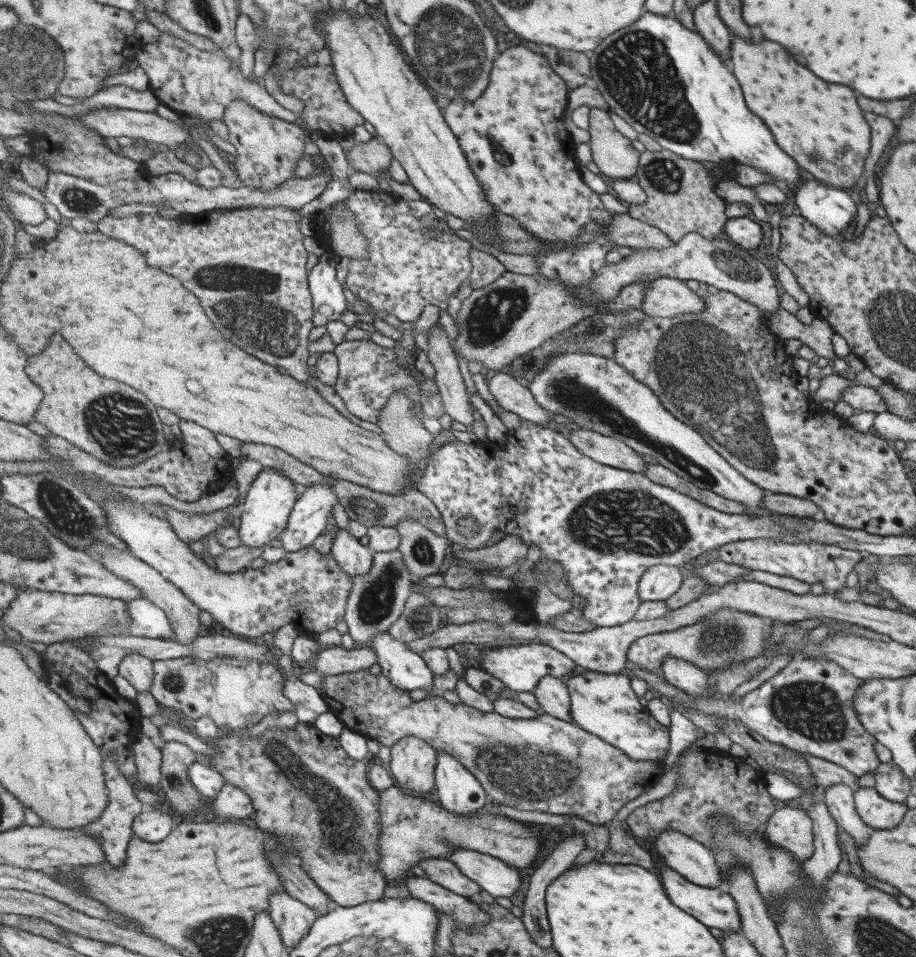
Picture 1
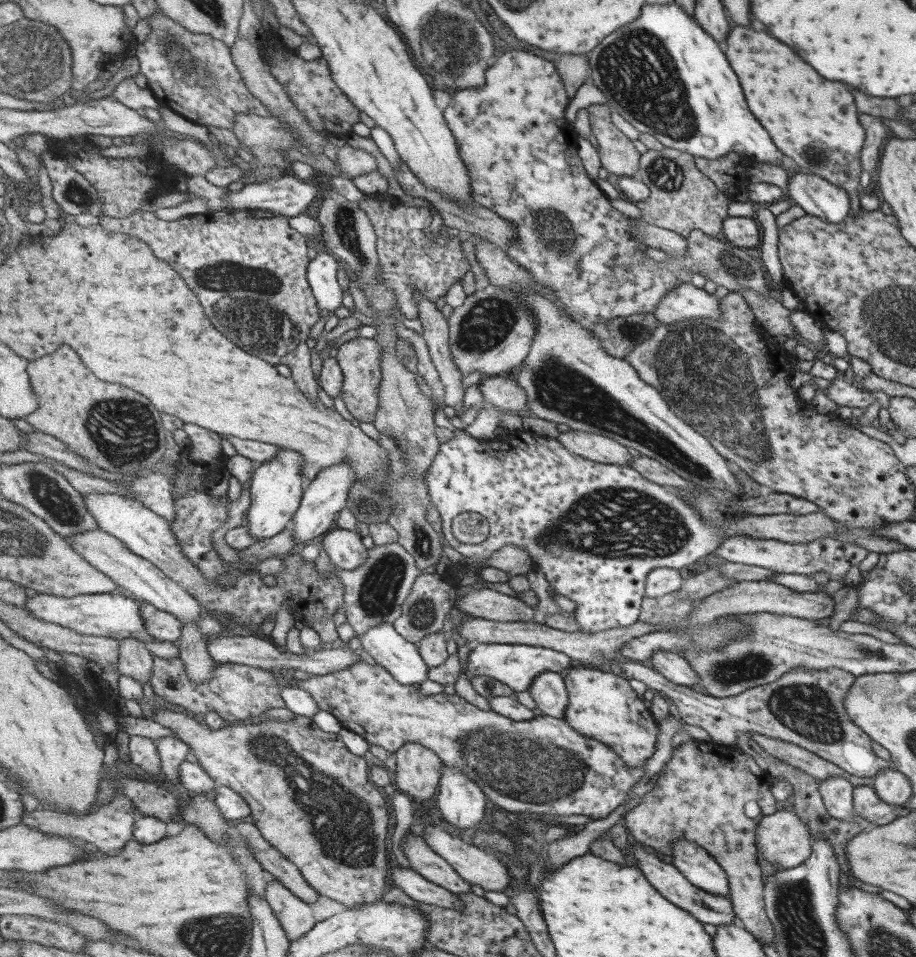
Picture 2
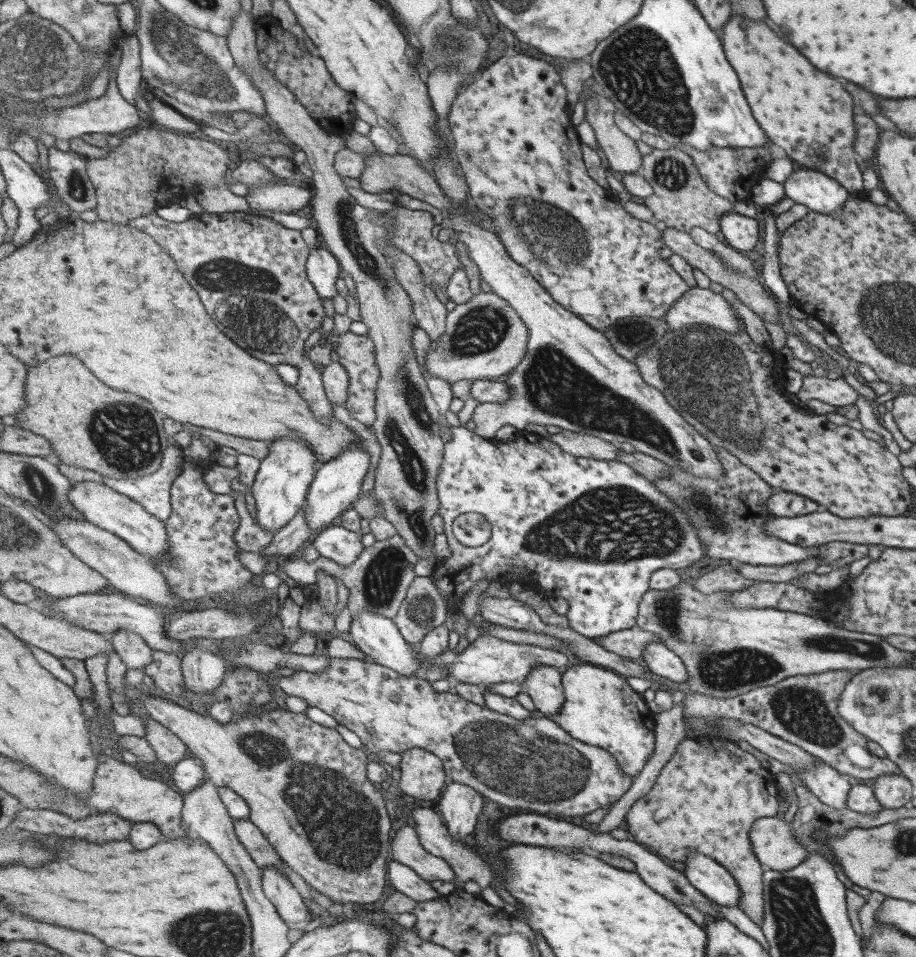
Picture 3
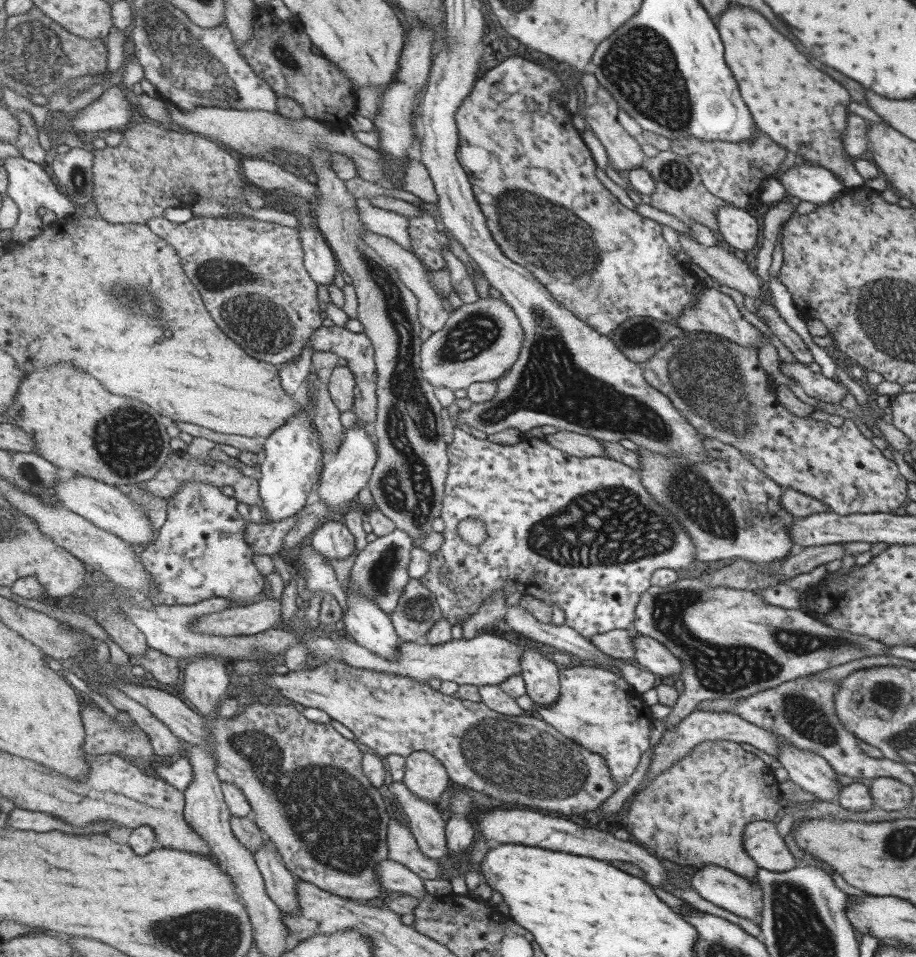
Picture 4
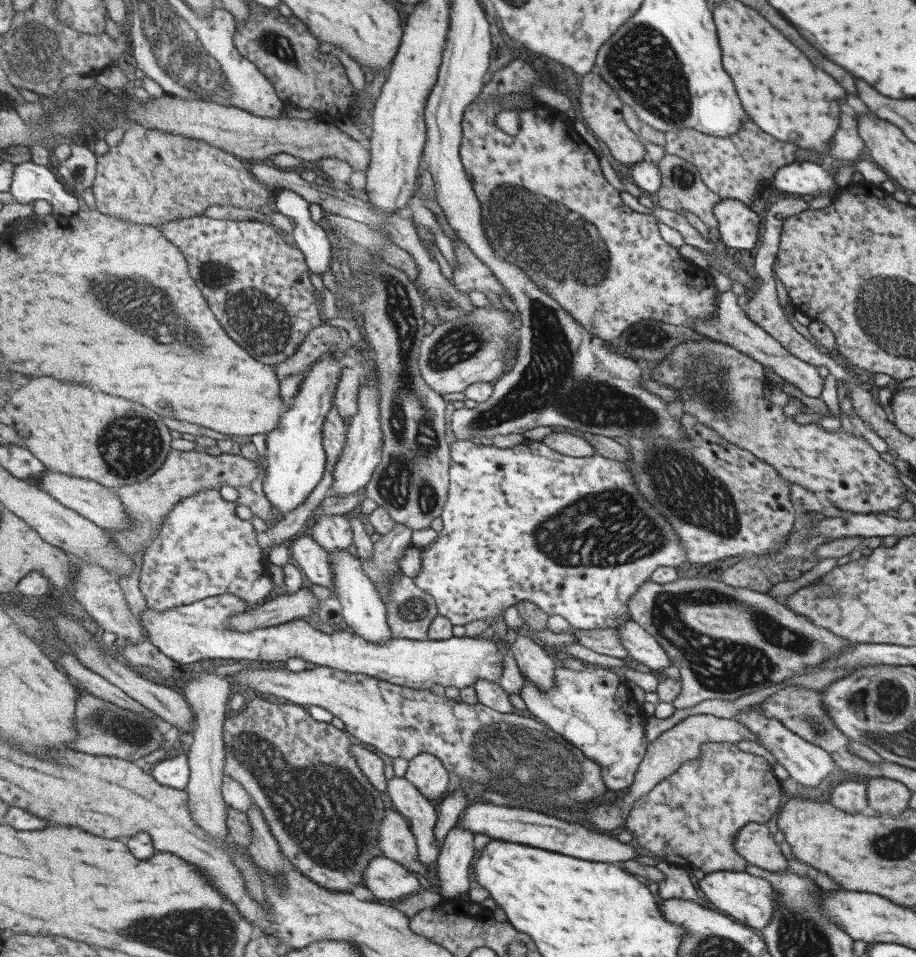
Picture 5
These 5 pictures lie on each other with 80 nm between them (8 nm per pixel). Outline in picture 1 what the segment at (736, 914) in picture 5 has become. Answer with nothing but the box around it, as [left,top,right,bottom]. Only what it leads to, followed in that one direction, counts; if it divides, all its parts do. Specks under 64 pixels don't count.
[654,830,722,888]

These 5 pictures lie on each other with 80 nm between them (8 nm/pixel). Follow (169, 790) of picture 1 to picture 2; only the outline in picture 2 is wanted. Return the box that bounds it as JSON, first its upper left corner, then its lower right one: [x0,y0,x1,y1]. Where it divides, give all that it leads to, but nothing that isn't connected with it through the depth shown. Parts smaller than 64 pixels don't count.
[156,736,191,787]

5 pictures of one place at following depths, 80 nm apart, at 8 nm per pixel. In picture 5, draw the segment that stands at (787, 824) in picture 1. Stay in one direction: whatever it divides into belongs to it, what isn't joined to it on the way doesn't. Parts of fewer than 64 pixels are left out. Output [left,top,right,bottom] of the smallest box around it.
[732,822,786,872]

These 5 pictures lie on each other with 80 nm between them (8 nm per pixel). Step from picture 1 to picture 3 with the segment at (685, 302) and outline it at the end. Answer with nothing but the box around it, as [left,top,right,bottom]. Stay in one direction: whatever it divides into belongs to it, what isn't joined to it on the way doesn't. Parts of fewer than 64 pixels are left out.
[663,287,740,332]

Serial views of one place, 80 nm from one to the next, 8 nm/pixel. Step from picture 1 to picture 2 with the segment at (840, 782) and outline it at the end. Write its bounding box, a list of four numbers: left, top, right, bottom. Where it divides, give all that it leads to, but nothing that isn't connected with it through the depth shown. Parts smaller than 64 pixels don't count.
[749,733,849,783]

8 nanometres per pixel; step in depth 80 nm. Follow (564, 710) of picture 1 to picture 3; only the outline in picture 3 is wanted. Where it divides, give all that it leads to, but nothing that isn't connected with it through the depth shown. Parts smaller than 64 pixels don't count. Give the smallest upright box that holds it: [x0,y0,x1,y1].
[524,665,566,715]

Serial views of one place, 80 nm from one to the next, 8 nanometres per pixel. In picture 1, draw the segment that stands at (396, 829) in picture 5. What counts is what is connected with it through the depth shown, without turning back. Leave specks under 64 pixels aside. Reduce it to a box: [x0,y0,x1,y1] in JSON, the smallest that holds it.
[421,858,483,897]

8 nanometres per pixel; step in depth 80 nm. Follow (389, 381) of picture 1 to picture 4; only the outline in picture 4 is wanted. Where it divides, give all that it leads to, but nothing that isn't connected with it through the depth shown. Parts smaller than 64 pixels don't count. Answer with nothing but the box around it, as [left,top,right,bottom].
[308,325,378,424]

